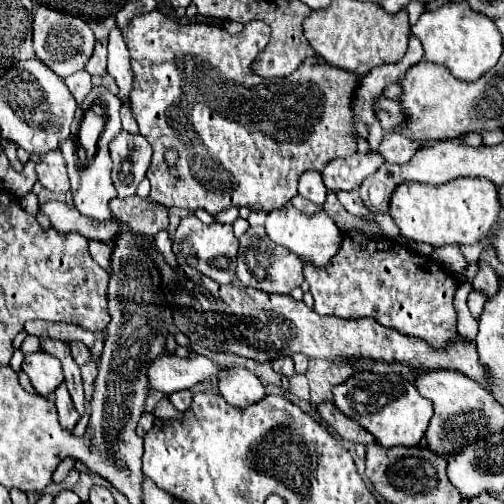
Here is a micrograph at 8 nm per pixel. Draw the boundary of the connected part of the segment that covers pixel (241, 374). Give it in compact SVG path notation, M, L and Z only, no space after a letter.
M231 366L229 374L221 376L219 390L225 402L239 410L253 406L265 398L265 388L261 380L253 372L239 366Z

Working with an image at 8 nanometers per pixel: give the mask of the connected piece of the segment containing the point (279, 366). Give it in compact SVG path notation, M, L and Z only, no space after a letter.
M281 356L281 358L273 360L271 364L273 364L273 370L275 370L275 372L279 372L279 374L283 374L283 376L287 376L287 378L291 378L291 376L295 374L295 370L293 370L293 360L291 360L289 356Z

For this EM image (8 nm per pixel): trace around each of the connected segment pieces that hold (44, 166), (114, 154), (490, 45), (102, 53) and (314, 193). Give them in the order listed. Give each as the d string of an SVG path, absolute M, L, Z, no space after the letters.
M59 150L47 152L41 156L37 164L37 176L43 188L51 192L67 192L69 190L69 176L65 170L65 160L61 158Z
M121 130L109 144L109 152L113 160L113 182L119 198L133 196L151 164L151 144L141 134L133 136Z
M451 2L435 10L427 10L417 20L417 24L411 26L411 32L421 40L425 50L425 60L447 66L453 72L453 76L461 80L481 78L481 74L485 74L497 64L503 52L499 30L485 14L471 10L467 2Z
M99 40L99 42L95 44L93 58L87 62L85 70L87 70L91 76L105 76L105 72L107 72L107 42L105 42L105 40Z
M309 170L305 172L301 178L299 178L299 194L307 200L311 200L313 204L323 204L325 202L325 196L327 196L327 188L321 180L321 174L315 172L315 170Z

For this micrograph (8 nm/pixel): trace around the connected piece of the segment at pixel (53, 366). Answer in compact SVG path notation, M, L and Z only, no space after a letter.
M39 350L25 354L23 372L29 376L31 384L41 396L49 396L63 382L63 370L55 356Z

